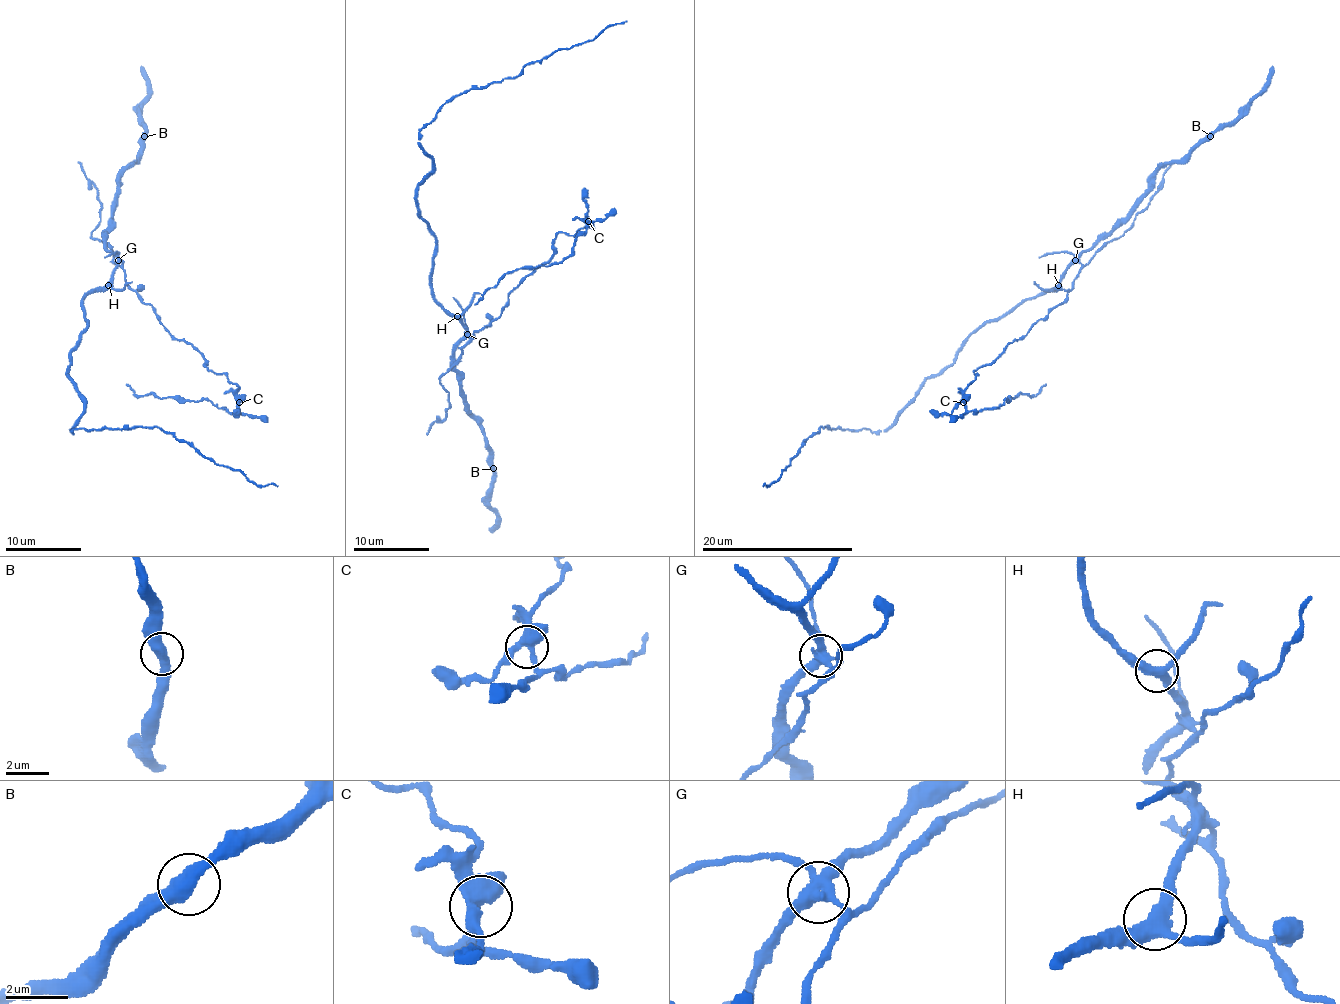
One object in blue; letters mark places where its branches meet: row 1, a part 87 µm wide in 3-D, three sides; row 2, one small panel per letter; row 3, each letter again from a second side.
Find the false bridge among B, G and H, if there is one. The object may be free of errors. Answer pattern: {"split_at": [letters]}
{"split_at": ["G"]}

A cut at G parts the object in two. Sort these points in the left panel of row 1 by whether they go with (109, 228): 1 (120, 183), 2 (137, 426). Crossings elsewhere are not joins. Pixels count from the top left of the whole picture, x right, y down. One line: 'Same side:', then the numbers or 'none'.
Same side: 1, 2

